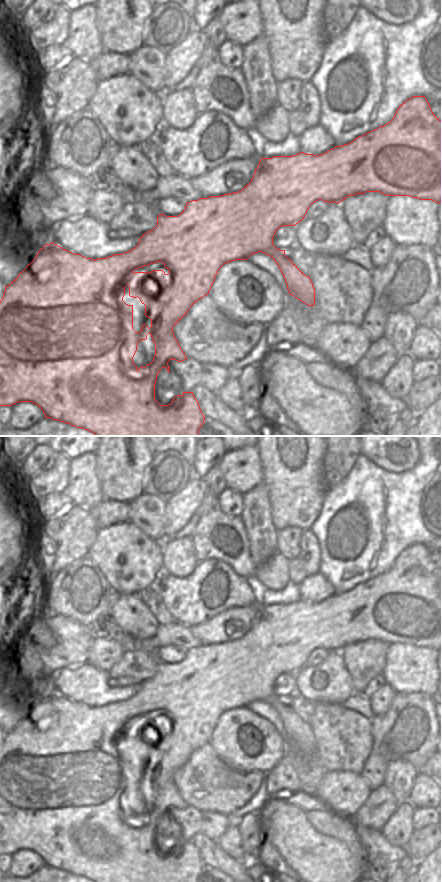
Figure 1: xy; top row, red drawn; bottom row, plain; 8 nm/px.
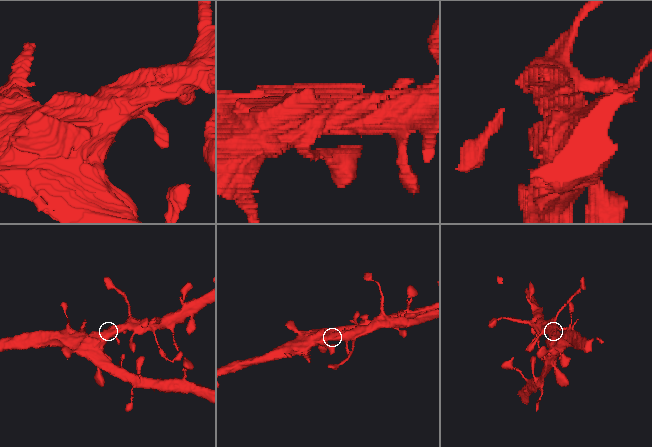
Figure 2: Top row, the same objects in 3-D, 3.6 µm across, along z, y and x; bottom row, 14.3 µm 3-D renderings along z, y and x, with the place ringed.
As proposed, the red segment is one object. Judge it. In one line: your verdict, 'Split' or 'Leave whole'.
Leave whole.

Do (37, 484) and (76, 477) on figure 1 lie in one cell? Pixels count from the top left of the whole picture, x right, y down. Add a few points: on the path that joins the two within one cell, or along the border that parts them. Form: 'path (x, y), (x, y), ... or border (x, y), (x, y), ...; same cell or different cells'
border (70, 460), (69, 480), (67, 486), (62, 491); different cells

